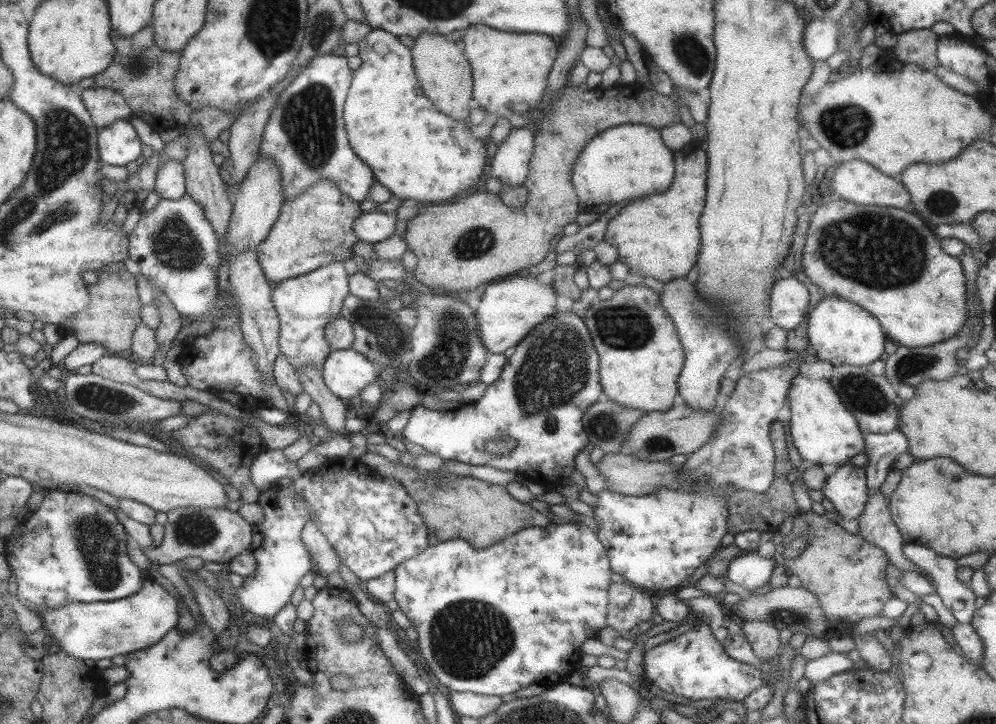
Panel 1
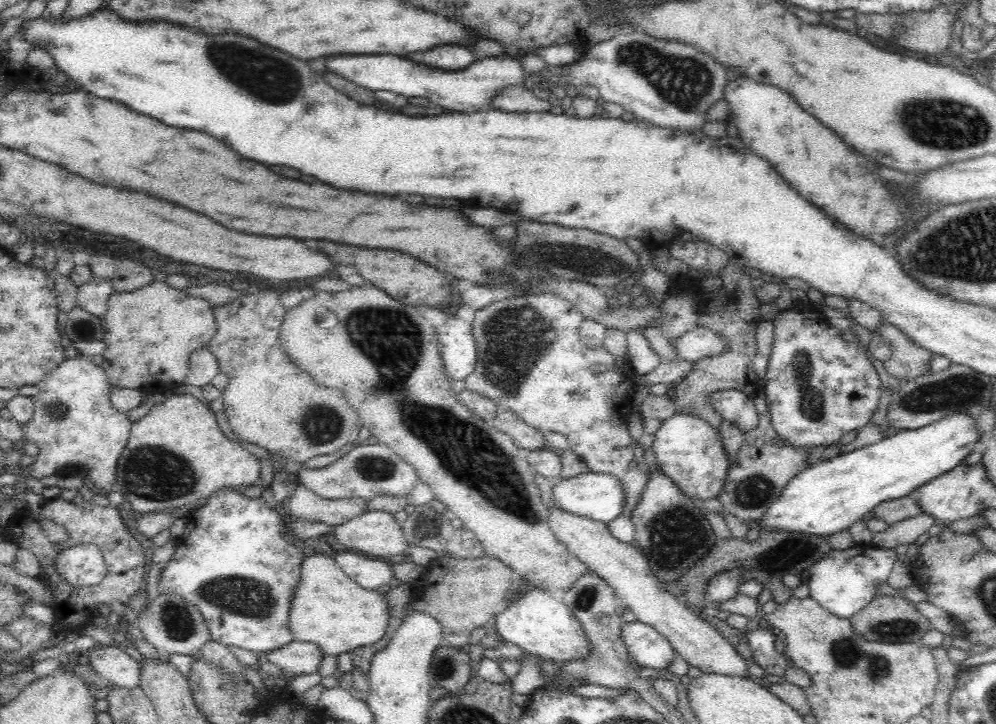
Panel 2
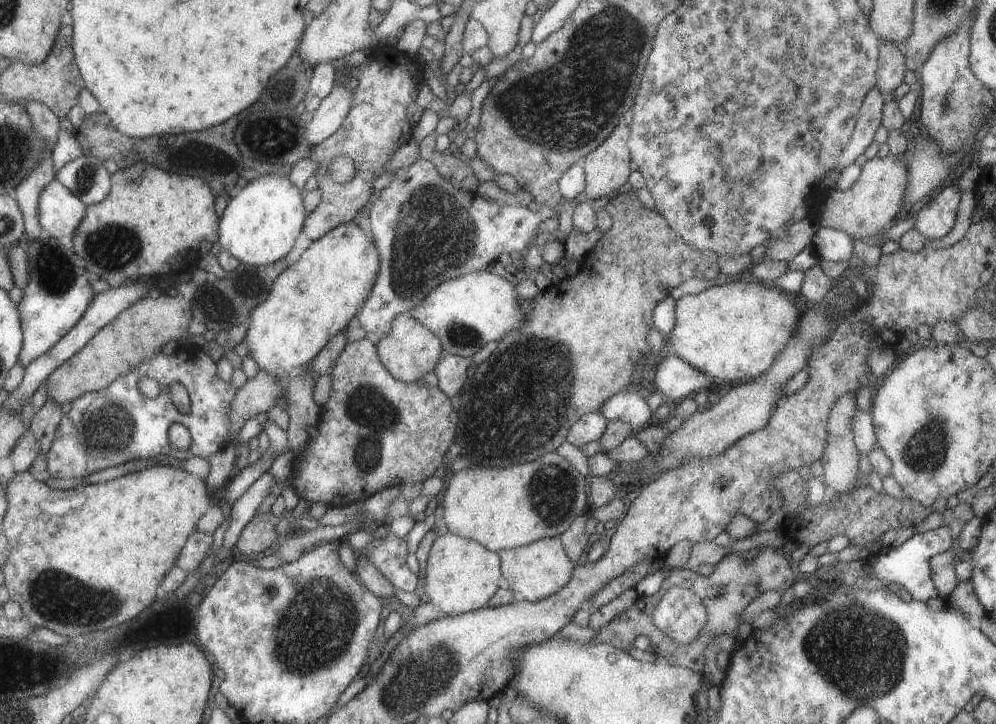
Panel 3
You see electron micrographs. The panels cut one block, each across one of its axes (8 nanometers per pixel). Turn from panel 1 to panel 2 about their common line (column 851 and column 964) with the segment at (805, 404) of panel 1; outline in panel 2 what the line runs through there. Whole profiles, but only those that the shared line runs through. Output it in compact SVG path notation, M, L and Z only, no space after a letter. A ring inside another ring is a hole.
M952 414L948 418L940 418L938 422L934 421L914 430L889 432L889 436L882 442L863 446L848 453L841 452L837 456L810 465L787 482L774 502L768 506L768 510L756 519L756 525L769 533L802 533L824 538L831 534L847 532L880 502L913 494L916 487L959 465L978 444L979 432L974 421L967 414Z

